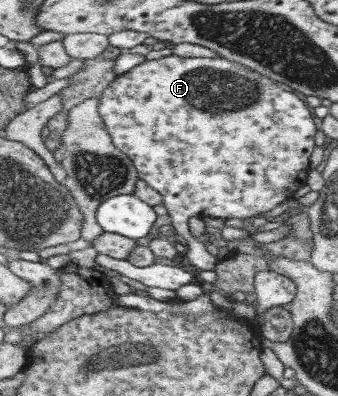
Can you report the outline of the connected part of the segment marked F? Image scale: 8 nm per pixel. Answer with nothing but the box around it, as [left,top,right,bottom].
[98,55,316,270]

